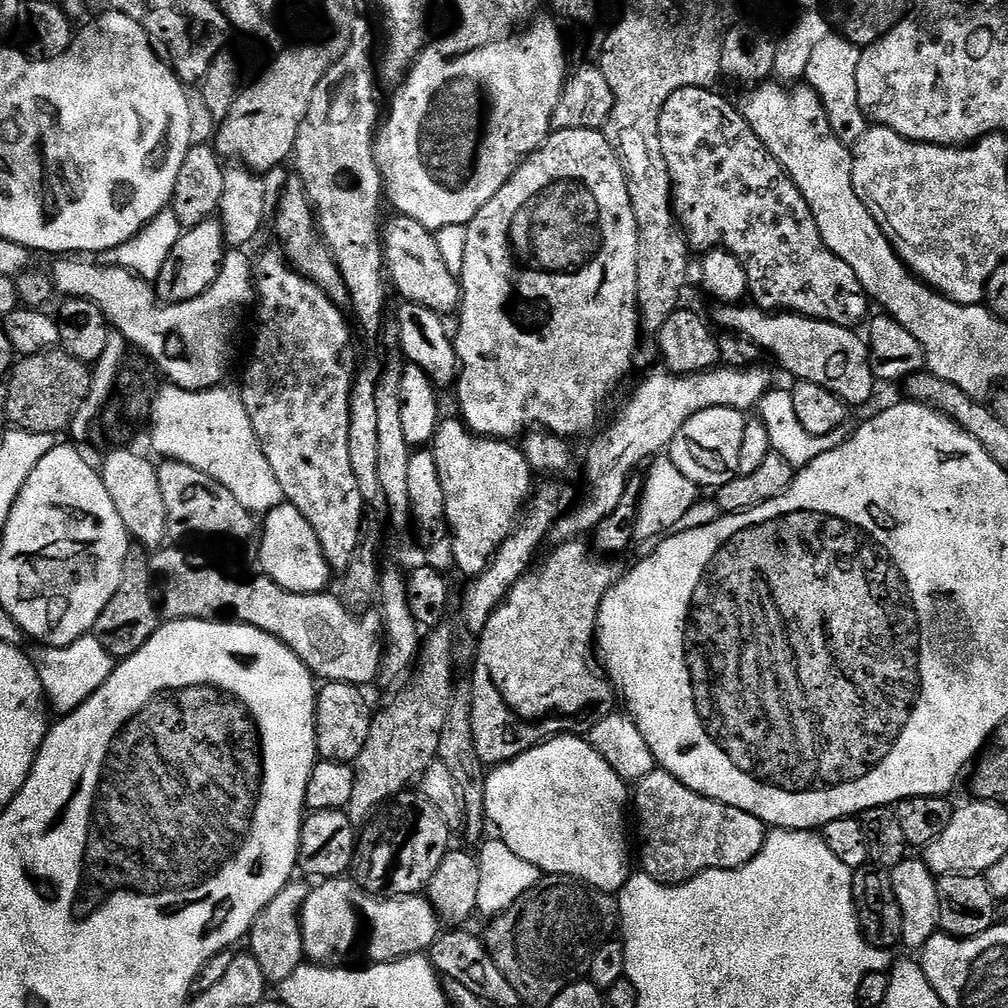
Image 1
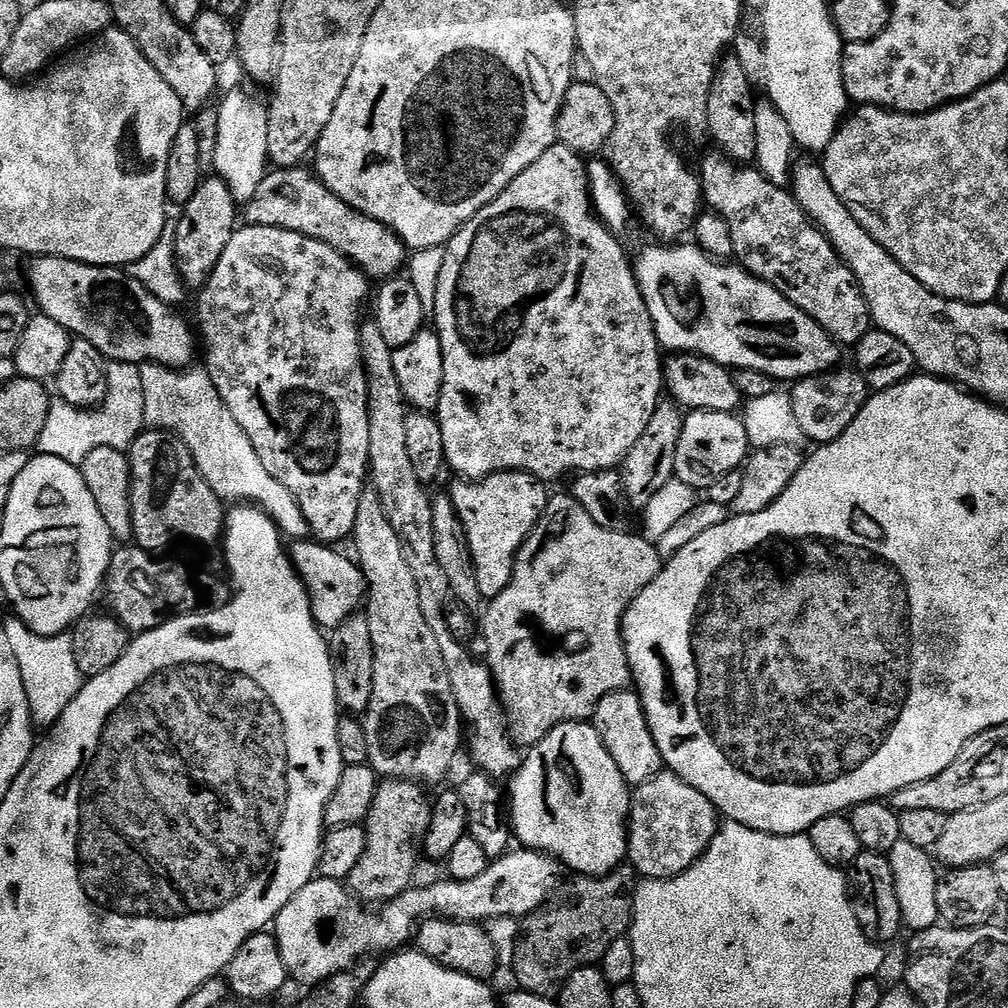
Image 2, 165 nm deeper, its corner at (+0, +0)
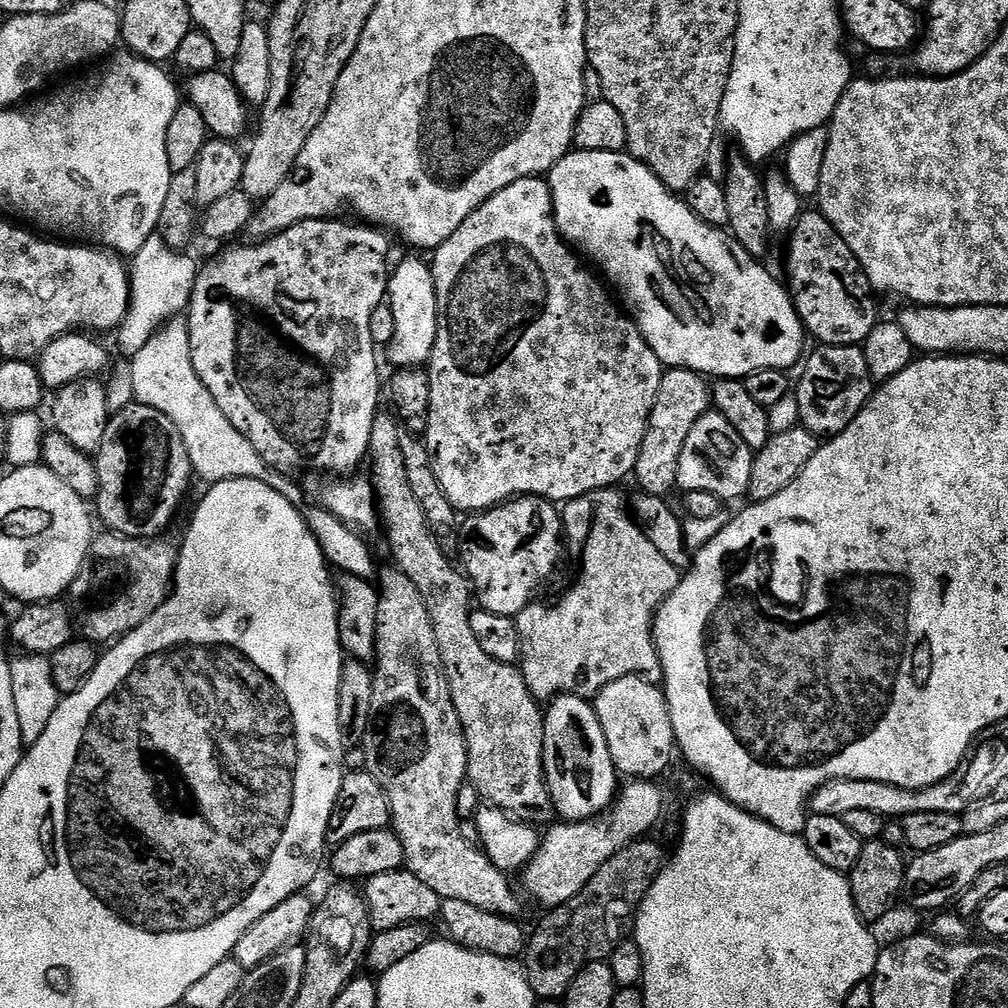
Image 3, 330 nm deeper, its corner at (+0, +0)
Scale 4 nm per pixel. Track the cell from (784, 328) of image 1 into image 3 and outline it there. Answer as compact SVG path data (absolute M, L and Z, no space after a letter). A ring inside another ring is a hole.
M569 151L568 155L563 156L552 167L552 171L547 173L546 179L552 191L552 213L561 236L581 257L587 258L599 269L603 279L617 293L619 293L618 291L624 292L625 301L623 300L623 303L630 309L631 315L640 328L642 338L646 338L650 350L654 350L654 354L658 354L661 364L668 368L689 368L690 371L699 372L705 378L743 378L758 370L770 370L771 368L792 370L796 363L796 367L801 363L802 357L805 355L806 329L800 320L800 315L796 313L796 306L792 303L789 289L783 283L780 285L760 265L763 263L748 253L725 229L715 228L699 220L677 193L669 190L646 165L635 160L627 151Z

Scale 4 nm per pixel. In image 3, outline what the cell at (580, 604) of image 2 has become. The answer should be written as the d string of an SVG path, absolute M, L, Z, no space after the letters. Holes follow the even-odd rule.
M615 487L600 488L597 492L591 492L577 500L569 500L563 505L564 532L567 535L572 535L576 540L584 540L584 545L576 552L577 558L580 559L580 573L577 574L576 581L572 584L572 589L569 592L562 593L560 600L542 601L543 599L541 599L539 602L527 604L514 617L518 626L518 634L520 635L520 663L518 667L524 676L524 681L530 690L530 694L538 702L551 702L557 696L595 698L601 690L606 686L610 686L610 682L618 682L618 678L626 678L627 676L640 676L651 684L660 684L663 681L664 671L660 665L660 655L656 649L656 638L654 635L656 611L664 603L664 599L680 585L682 572L681 569L670 566L670 562L666 562L662 550L655 548L654 542L650 542L650 538L646 538L646 534L630 515L629 509L626 507L626 496L624 500L623 494L616 491L620 490L617 490Z

